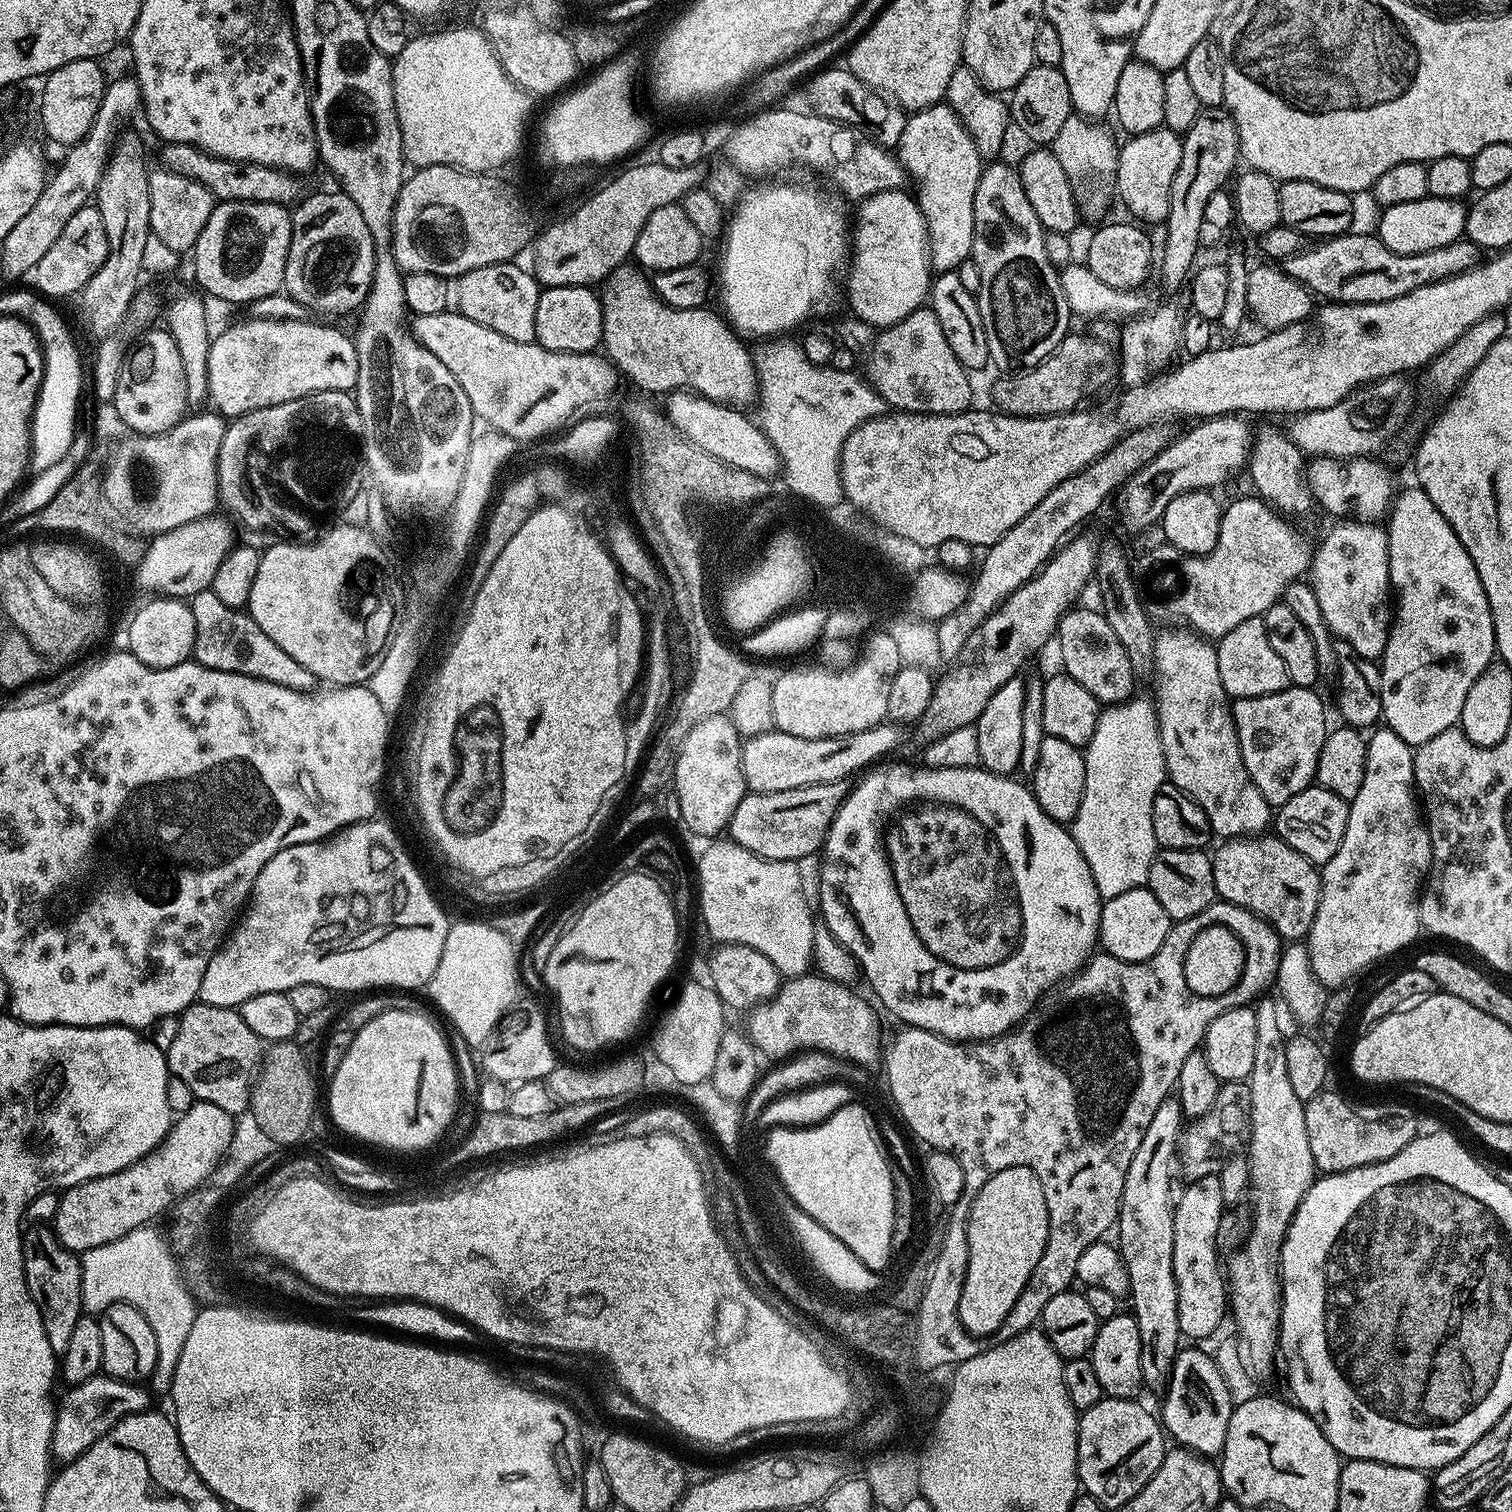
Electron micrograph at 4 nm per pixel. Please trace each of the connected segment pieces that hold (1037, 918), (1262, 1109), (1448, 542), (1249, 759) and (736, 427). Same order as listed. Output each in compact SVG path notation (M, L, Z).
M906 764L899 772L896 768L888 768L885 772L873 771L869 778L856 792L849 793L847 799L844 800L842 811L836 816L832 823L831 830L828 831L828 837L824 840L823 853L824 862L828 868L824 868L820 872L820 894L822 896L822 912L826 916L825 927L827 929L835 929L834 926L840 926L844 922L844 912L848 916L852 916L852 928L856 932L860 932L860 940L856 940L850 944L850 951L853 956L858 958L860 969L863 973L868 972L868 984L876 991L878 999L884 1003L884 1008L888 1012L893 1012L900 1020L904 1021L909 1028L925 1028L927 1032L933 1032L936 1036L942 1036L949 1040L957 1042L968 1042L973 1038L979 1038L981 1041L994 1040L1003 1036L1006 1030L1015 1029L1017 1026L1024 1024L1029 1019L1032 1007L1055 986L1061 982L1067 981L1069 978L1076 976L1082 968L1087 965L1090 957L1093 955L1094 949L1097 947L1100 938L1100 910L1102 901L1098 894L1098 886L1094 882L1094 874L1090 874L1090 866L1086 862L1086 858L1082 854L1082 850L1078 850L1078 842L1072 837L1071 831L1061 821L1050 818L1042 810L1042 806L1038 806L1036 797L1032 795L1032 789L1027 783L1019 784L1018 781L1012 780L1011 775L998 776L993 772L988 772L981 766L979 768L930 768L920 766L915 772L910 765Z
M1268 998L1261 999L1255 1005L1258 1031L1254 1046L1254 1070L1250 1070L1247 1078L1250 1090L1250 1110L1246 1114L1246 1124L1252 1127L1248 1136L1248 1185L1247 1191L1252 1194L1252 1229L1244 1240L1244 1245L1226 1260L1226 1287L1230 1305L1230 1320L1236 1323L1236 1345L1242 1358L1242 1366L1250 1378L1264 1382L1272 1376L1276 1368L1276 1348L1280 1343L1280 1306L1282 1303L1282 1277L1280 1275L1280 1251L1288 1237L1289 1228L1293 1224L1296 1212L1305 1196L1311 1191L1318 1173L1316 1163L1310 1154L1310 1142L1306 1138L1306 1118L1304 1117L1305 1101L1294 1094L1294 1086L1290 1086L1290 1073L1286 1071L1286 1032L1280 1029L1280 1016Z
M1419 486L1404 488L1395 493L1387 513L1388 578L1394 593L1394 615L1390 620L1388 641L1379 661L1380 711L1383 723L1402 742L1419 746L1430 742L1434 734L1459 725L1462 702L1470 694L1470 686L1493 663L1497 655L1494 638L1494 622L1490 614L1490 602L1486 602L1486 590L1482 590L1482 578L1474 570L1474 562L1462 546L1458 534L1442 518L1438 506L1430 502Z
M1289 686L1274 694L1231 701L1242 762L1262 798L1271 801L1272 792L1284 792L1278 800L1285 804L1294 794L1302 794L1302 790L1313 787L1318 758L1330 731L1324 700L1316 691L1315 687Z
M672 390L667 393L668 410L666 417L694 447L701 448L714 459L732 468L749 471L756 476L774 477L778 472L778 458L771 444L761 431L759 423L739 412L739 407L724 402L707 400L699 392L691 390Z

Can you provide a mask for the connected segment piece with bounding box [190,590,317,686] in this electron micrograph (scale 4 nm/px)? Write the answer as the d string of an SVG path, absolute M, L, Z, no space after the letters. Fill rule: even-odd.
M199 592L190 597L190 607L194 616L194 646L192 656L197 664L210 670L222 670L230 674L242 674L255 680L265 680L289 686L312 686L317 683L314 674L306 666L298 666L258 622L254 622L247 611L231 608L213 592Z

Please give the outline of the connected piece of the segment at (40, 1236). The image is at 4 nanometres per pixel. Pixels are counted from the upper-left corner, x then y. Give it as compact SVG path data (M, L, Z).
M36 1222L33 1228L23 1233L22 1243L24 1245L24 1277L28 1292L32 1300L38 1306L42 1314L42 1330L46 1330L46 1342L50 1342L53 1352L62 1354L66 1348L66 1342L70 1342L70 1334L82 1315L80 1303L80 1256L60 1243L59 1237L51 1227Z

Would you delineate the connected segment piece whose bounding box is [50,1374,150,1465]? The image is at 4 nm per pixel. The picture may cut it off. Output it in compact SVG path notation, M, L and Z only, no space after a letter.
M107 1374L91 1376L86 1382L71 1385L67 1391L64 1401L59 1401L56 1409L56 1424L53 1426L50 1447L51 1459L60 1460L61 1465L78 1459L117 1421L124 1420L134 1412L147 1412L150 1408L147 1387L136 1382L116 1380Z

